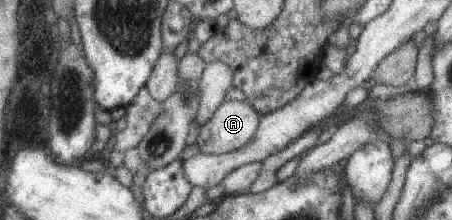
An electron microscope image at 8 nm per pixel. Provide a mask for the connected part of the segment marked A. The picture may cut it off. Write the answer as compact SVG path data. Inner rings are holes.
M222 100L196 136L199 153L216 155L242 147L254 135L259 116L245 100Z

